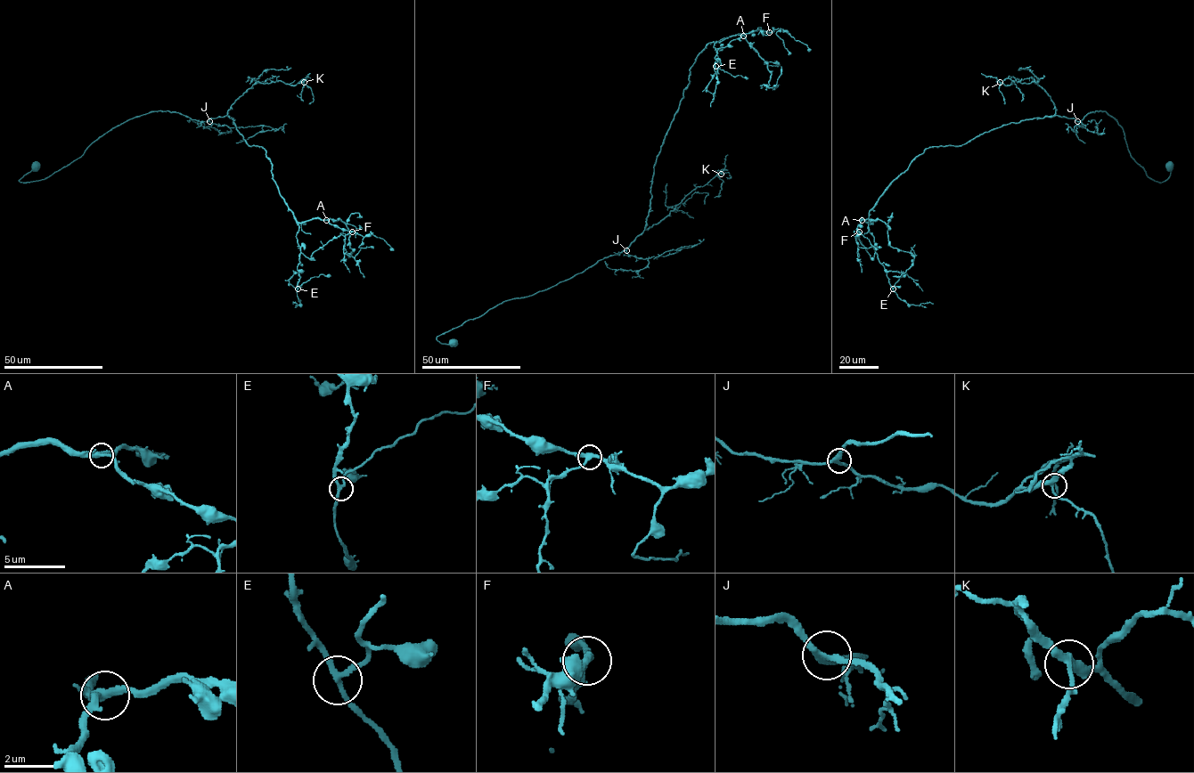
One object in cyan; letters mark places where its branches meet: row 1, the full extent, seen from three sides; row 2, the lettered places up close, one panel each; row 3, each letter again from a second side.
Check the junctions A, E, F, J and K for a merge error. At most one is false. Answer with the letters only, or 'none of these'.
F

